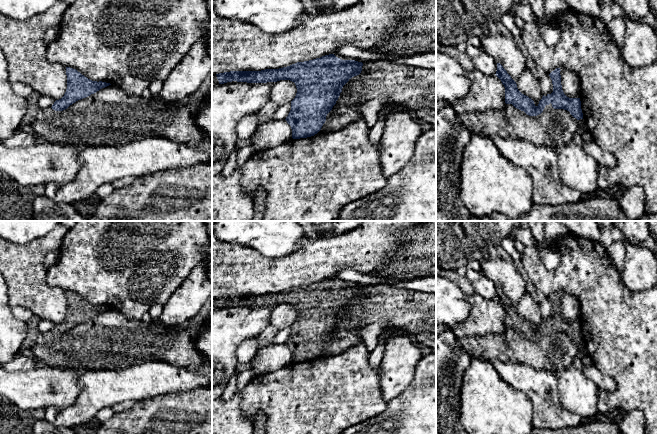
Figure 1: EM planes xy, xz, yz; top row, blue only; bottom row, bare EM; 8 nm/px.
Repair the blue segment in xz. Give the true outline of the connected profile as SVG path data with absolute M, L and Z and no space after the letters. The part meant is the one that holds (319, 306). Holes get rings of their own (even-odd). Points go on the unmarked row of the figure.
M329 278L279 293L230 295L212 299L212 313L232 305L294 306L297 317L291 325L291 334L285 344L291 350L293 363L307 362L321 354L343 310L361 297L362 290L362 286L342 284L334 278Z

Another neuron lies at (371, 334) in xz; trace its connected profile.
M385 322L373 323L359 331L360 336L370 353L378 344L385 324Z

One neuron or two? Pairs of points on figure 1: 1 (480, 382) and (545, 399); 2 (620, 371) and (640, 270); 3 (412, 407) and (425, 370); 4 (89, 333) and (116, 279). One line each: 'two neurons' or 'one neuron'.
1: two neurons
2: two neurons
3: one neuron
4: two neurons

